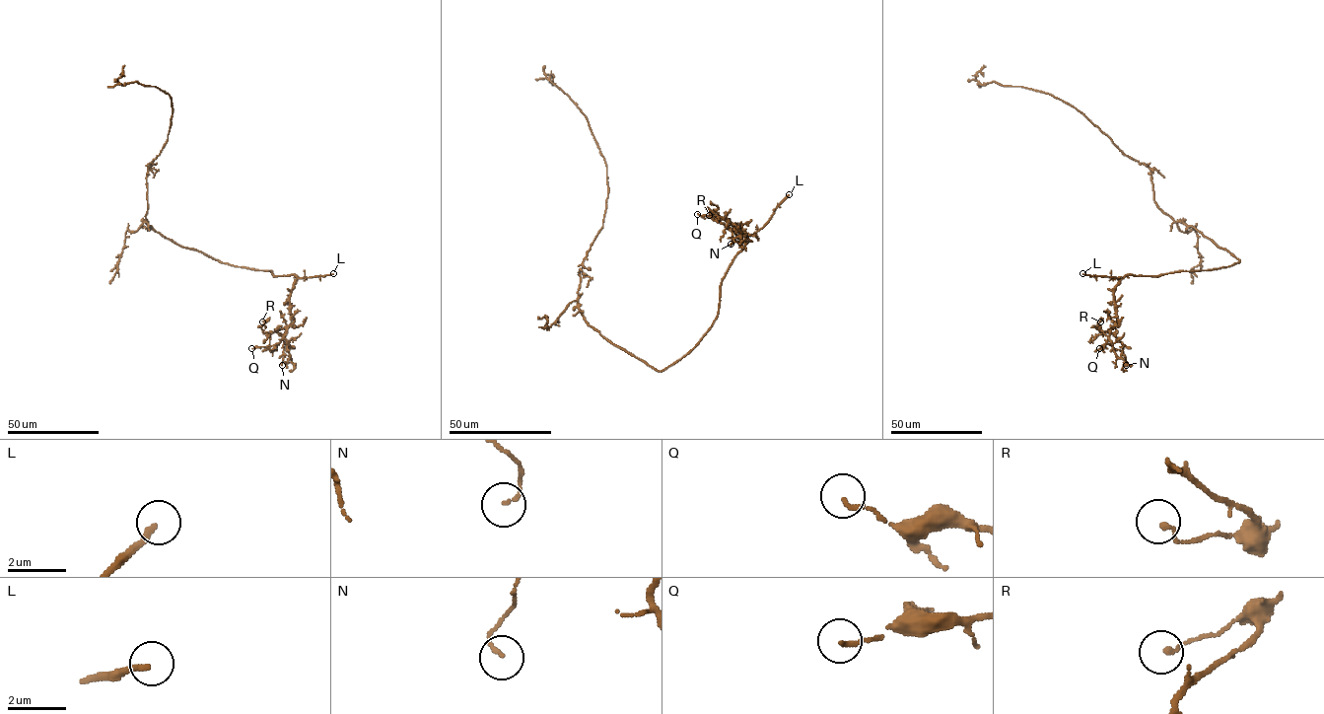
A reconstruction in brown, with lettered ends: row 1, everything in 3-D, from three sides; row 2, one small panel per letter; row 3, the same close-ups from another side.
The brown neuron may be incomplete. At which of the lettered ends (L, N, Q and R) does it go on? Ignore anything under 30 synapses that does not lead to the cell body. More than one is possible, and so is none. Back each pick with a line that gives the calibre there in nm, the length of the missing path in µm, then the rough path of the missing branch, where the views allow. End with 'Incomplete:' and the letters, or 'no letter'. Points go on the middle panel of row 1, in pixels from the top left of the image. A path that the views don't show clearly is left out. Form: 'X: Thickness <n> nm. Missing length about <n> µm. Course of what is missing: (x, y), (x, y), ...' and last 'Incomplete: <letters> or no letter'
L: Thickness 200 nm. Missing length about 35 µm. Course of what is missing: (789, 194), (794, 187), (793, 176), (766, 140)
Incomplete: L

